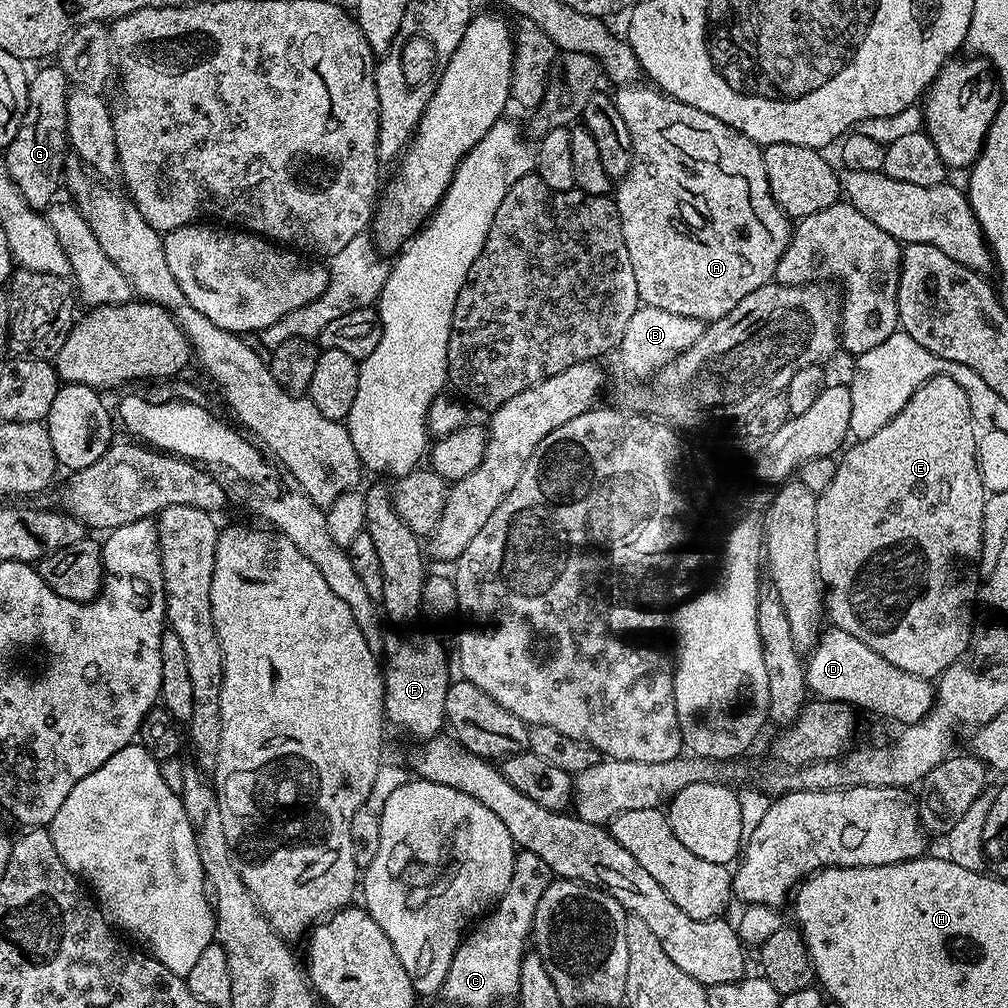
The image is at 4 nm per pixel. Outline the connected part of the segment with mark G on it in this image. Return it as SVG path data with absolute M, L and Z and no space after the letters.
M58 66L40 68L30 76L24 121L22 126L18 126L18 134L14 134L14 142L10 142L2 152L2 162L10 178L14 178L28 205L37 210L47 209L57 199L56 191L62 188L62 173L66 168L64 148L69 147L66 122L69 91L68 75Z

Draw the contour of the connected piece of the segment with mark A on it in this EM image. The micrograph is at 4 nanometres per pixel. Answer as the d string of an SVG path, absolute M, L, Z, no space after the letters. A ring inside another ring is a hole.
M643 83L625 84L617 87L614 99L618 106L618 114L622 114L622 122L626 122L626 130L630 130L630 142L632 143L632 165L630 170L614 188L616 209L622 222L622 238L626 238L626 250L630 250L630 266L634 266L634 282L638 282L638 294L644 304L658 306L658 310L670 310L670 314L682 314L686 318L698 318L705 322L721 320L746 294L754 294L763 284L773 283L776 267L783 252L787 248L788 241L792 237L793 225L790 217L776 205L770 190L770 182L766 178L766 166L764 165L764 153L761 145L754 143L750 138L743 136L738 130L726 126L714 114L706 114L694 106L686 106L682 102L664 95L655 87L643 88ZM704 184L712 192L720 188L724 196L728 196L728 204L703 204L700 199L704 196Z

